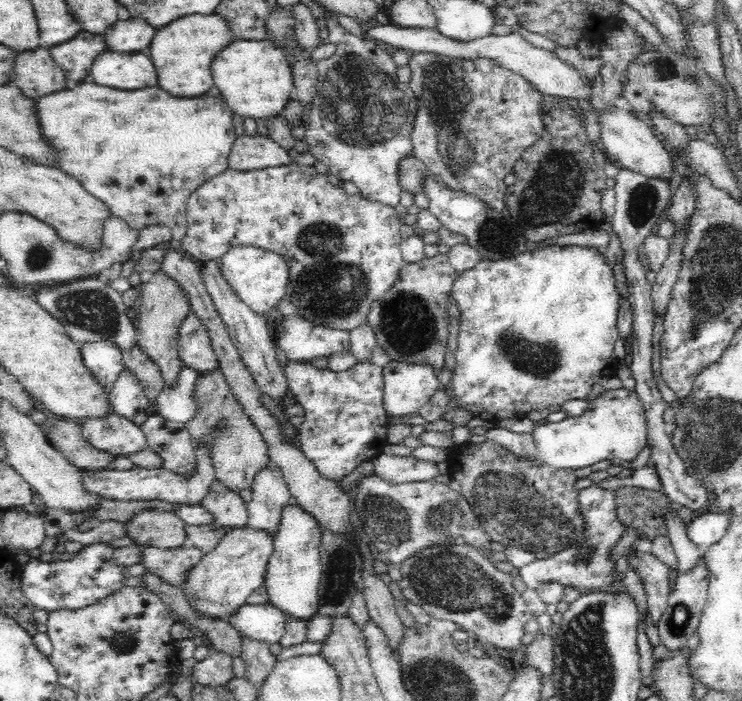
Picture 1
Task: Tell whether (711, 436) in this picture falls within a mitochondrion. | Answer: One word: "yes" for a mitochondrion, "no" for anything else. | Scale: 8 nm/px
yes

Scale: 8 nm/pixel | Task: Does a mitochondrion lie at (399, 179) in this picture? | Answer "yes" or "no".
no

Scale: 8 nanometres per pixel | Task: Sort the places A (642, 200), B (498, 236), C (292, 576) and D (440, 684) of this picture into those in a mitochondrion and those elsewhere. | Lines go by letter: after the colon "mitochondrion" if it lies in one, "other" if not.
A: mitochondrion
B: mitochondrion
C: other
D: mitochondrion

